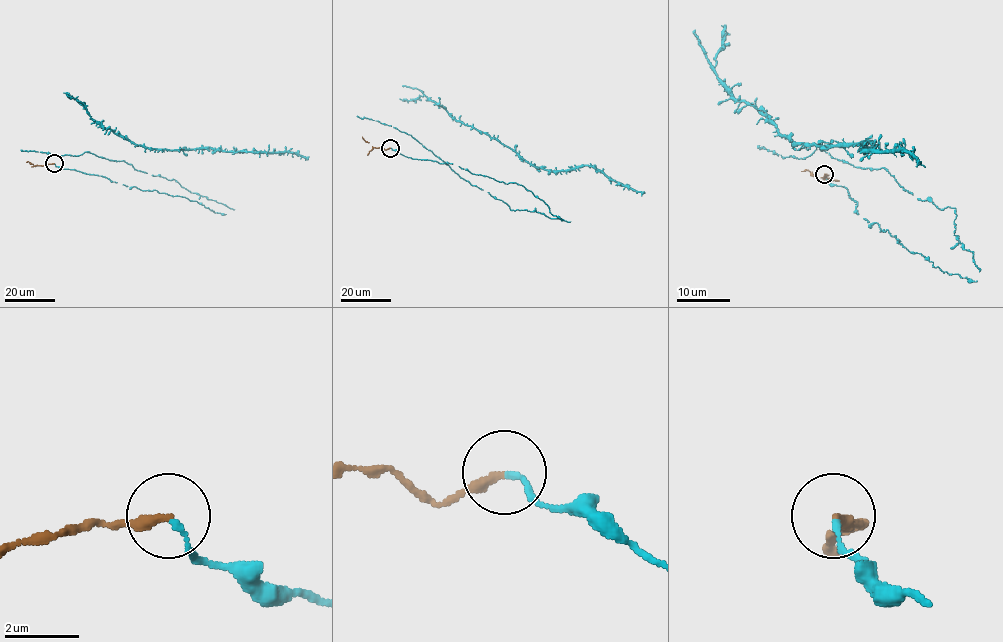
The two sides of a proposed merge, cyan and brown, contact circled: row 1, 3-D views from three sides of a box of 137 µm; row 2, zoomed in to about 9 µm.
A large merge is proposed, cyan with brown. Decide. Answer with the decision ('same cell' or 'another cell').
same cell

